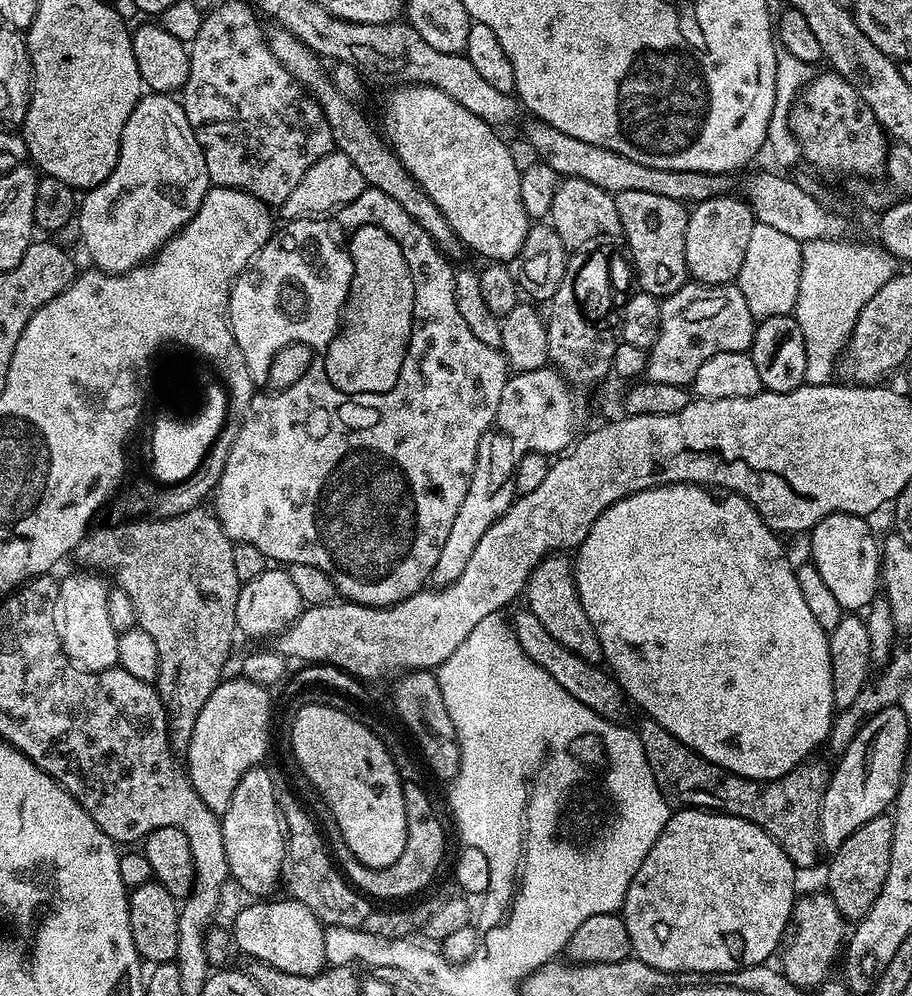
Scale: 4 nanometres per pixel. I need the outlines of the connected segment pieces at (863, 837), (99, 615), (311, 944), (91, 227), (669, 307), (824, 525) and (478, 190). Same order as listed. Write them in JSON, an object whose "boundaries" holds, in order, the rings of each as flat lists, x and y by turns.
{"boundaries":[[[888,814,875,816,866,822,866,826,858,826,858,830,854,830,854,834,850,834,850,838,846,838,846,842,831,853,826,891,834,898,834,906,838,906,845,921,859,922,872,909,878,894,882,894,886,874,890,870,893,838,893,817]],[[76,570,73,576,59,581,62,615,58,620,60,641,69,660,86,672,101,672,107,668,117,667,116,637,114,626,110,626,108,613,109,585,99,575,88,570]],[[268,898,263,902,248,902,244,909,236,916,236,921,230,924,231,939,235,947,241,948,248,956,253,956,253,961,269,964,286,974,298,974,299,976,316,976,326,968,326,942,324,941,325,925,318,917,303,905,302,902,293,898,276,900]],[[144,94,134,106,126,126,122,130,122,142,118,150,118,162,110,170,110,178,91,189,88,196,79,201,78,224,84,248,99,271,109,274,129,272,151,261,160,247,180,229,185,228,198,214,210,181,206,170,206,158,198,138,184,113,184,105,172,94]],[[735,283,683,284,677,292,660,300,658,338,646,352,646,376,654,382,691,385,694,374,714,354,748,352,757,321]],[[831,512,826,518,822,518,822,522,812,527,810,533,812,539,810,562,822,574,826,586,845,610,867,609,877,599,882,588,881,545,878,543,878,536,876,540,868,523,869,521,863,516]],[[406,84,393,87,393,89,393,92,384,100,384,128,382,124,382,135,392,151,396,153,396,157,402,162,402,166,406,166,406,170,420,183,422,190,426,190,426,194,430,194,434,206,438,206,438,210,442,210,442,214,446,214,446,222,450,222,450,226,458,234,460,241,464,243,465,249,472,251,473,248,478,255,488,256,484,258,492,262,515,261,519,257,520,251,524,249,526,234,530,227,530,218,522,206,521,173,510,159,510,150,505,137,500,137,496,133,499,131,493,125,487,124,485,120,478,118,474,114,470,114,470,110,466,110,466,106,458,106,458,102,454,102,454,98,450,98,450,94,446,94,442,90,431,88,425,84]]]}

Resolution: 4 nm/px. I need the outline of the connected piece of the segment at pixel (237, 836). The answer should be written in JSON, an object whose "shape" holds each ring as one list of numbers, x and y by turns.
{"shape":[[257,766,242,774,242,782,234,786,230,806,220,816,231,879,252,898,271,897,275,893,272,891,281,887,284,871,285,827,281,821,281,805,276,802,276,784,266,769]]}

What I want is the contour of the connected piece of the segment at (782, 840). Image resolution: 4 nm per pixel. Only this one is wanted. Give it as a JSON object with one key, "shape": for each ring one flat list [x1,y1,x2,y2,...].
{"shape":[[647,718,638,725,642,750,646,750,646,762,654,770,654,782,668,799,669,805,703,808,709,812,724,812,728,816,741,816,754,822,791,858,797,869,804,870,816,860,820,843,820,800,828,785,829,769,820,764,805,762,790,774,777,780,751,780,719,768,687,748,670,730,658,726]]}

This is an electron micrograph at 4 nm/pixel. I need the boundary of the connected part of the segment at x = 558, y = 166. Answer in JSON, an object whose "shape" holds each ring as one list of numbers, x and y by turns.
{"shape":[[532,118,529,121,522,132,523,139,528,140,530,146,534,146,537,157,543,163,549,164,561,178,577,176,586,182,594,182,594,186,613,194,622,190,642,190,646,194,662,194,662,198,674,198,685,206,695,206,703,200,723,196,729,191,727,175,690,170,677,172,654,170,654,166,642,166,642,162,622,158,622,154,614,150,606,150,602,146,582,142,582,138,570,138,570,134,562,134,562,130,550,126,544,120]]}

